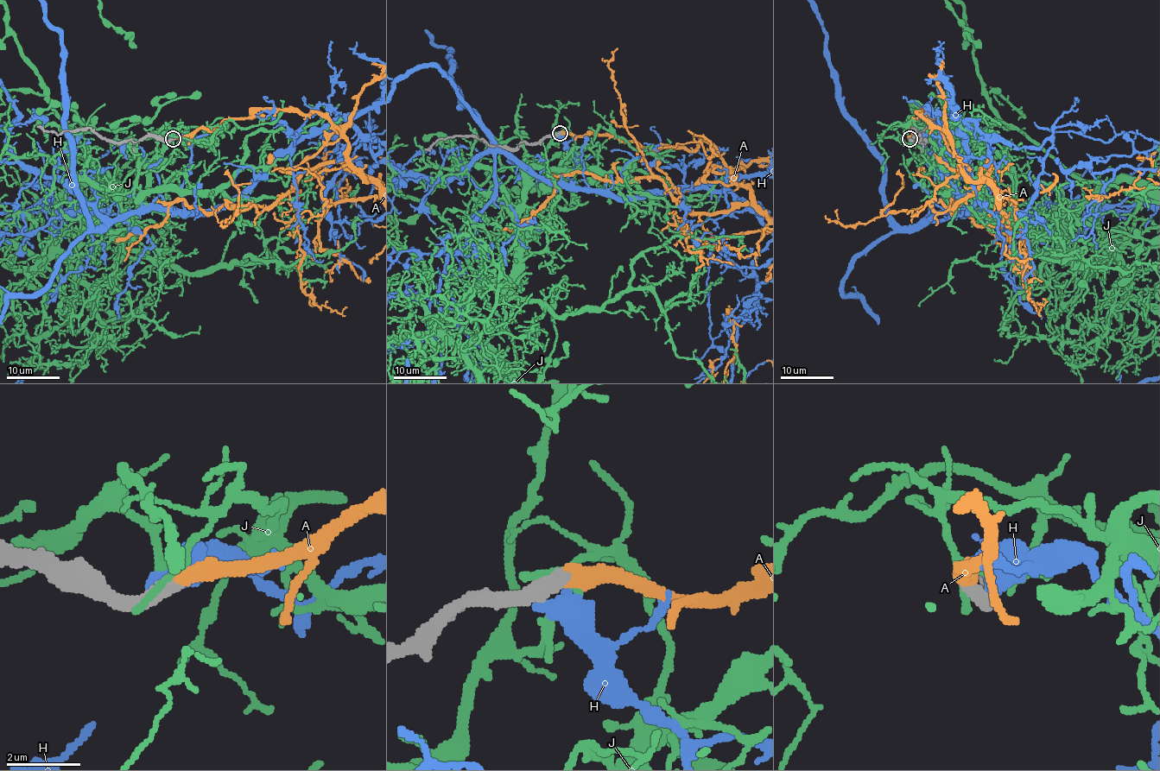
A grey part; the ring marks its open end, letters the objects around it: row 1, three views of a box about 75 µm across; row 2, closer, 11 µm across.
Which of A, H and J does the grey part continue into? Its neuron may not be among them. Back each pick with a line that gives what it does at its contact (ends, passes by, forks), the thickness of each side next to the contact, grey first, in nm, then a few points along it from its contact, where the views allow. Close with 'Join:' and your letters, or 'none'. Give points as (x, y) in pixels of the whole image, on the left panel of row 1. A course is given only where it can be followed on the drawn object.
A: it ends there; 400 nm thick on the grey side, 440 nm on the other
Join: A

